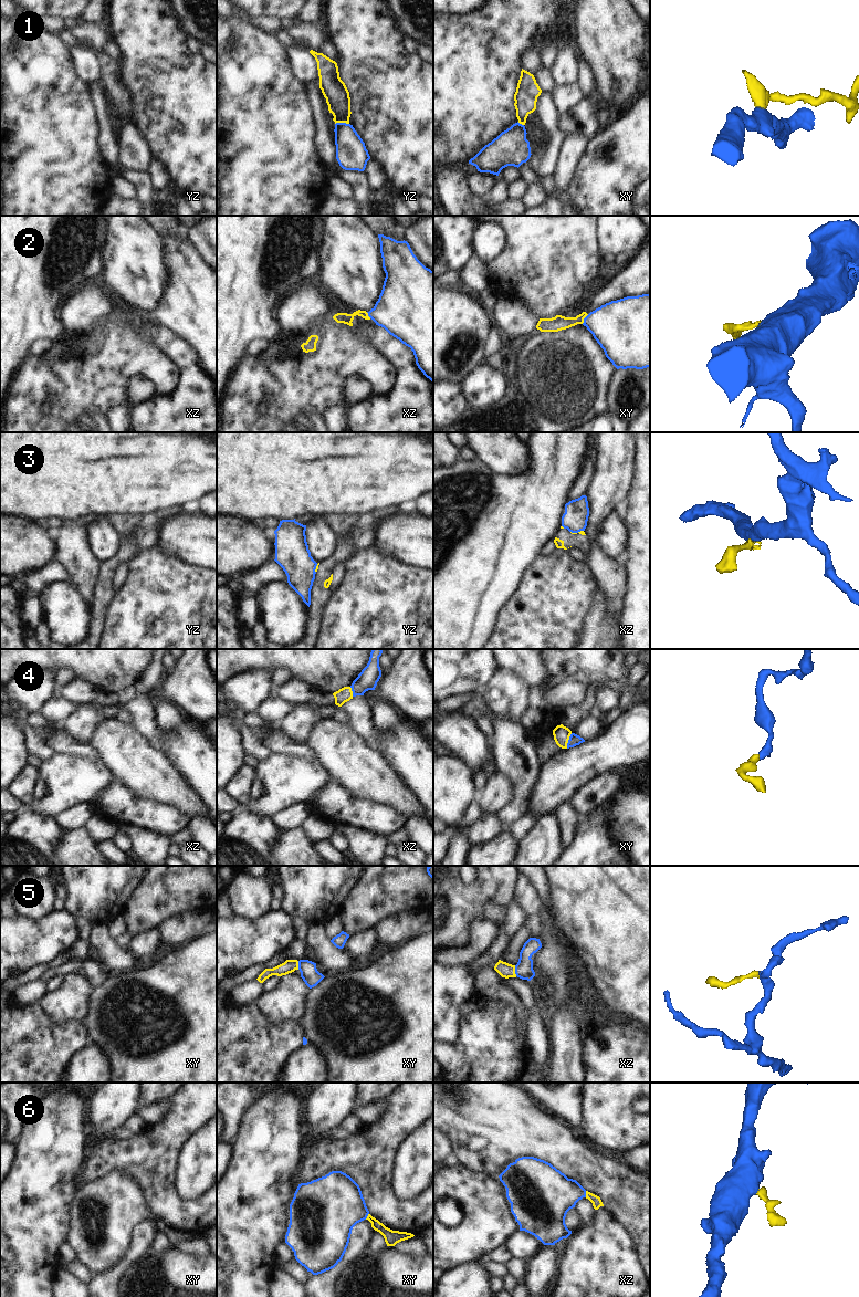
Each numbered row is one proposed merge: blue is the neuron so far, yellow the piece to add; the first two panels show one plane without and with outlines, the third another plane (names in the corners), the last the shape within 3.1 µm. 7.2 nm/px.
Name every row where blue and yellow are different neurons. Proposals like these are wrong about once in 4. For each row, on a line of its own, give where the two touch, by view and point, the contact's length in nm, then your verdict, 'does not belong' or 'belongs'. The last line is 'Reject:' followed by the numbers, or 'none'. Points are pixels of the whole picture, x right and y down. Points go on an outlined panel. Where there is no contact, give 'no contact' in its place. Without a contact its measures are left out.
1: contact yz (342, 123); length 100 nm; does not belong
2: contact xy (584, 318); length 90 nm; belongs
3: contact xz (576, 532); length 100 nm; does not belong
4: contact xy (568, 741); length 120 nm; does not belong
5: contact xz (515, 971); length 80 nm; belongs
6: contact xz (585, 1194); length 50 nm; belongs
Reject: 1, 3, 4

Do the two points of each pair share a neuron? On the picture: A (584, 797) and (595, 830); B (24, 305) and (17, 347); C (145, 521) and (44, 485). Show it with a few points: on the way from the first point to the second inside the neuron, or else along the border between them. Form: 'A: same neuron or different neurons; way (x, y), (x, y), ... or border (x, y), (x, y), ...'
A: different neurons; border (609, 797), (580, 818)
B: same neuron; way (17, 315), (17, 337)
C: different neurons; border (164, 509), (138, 516)

